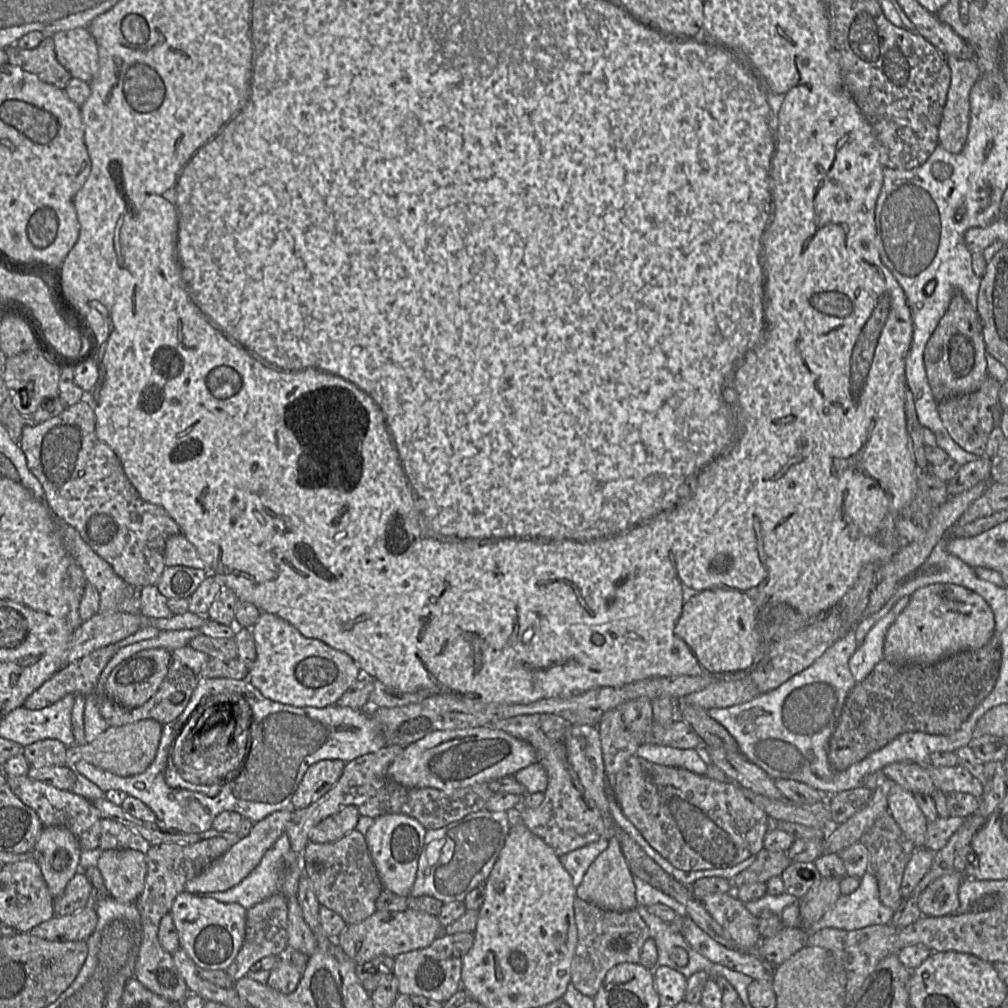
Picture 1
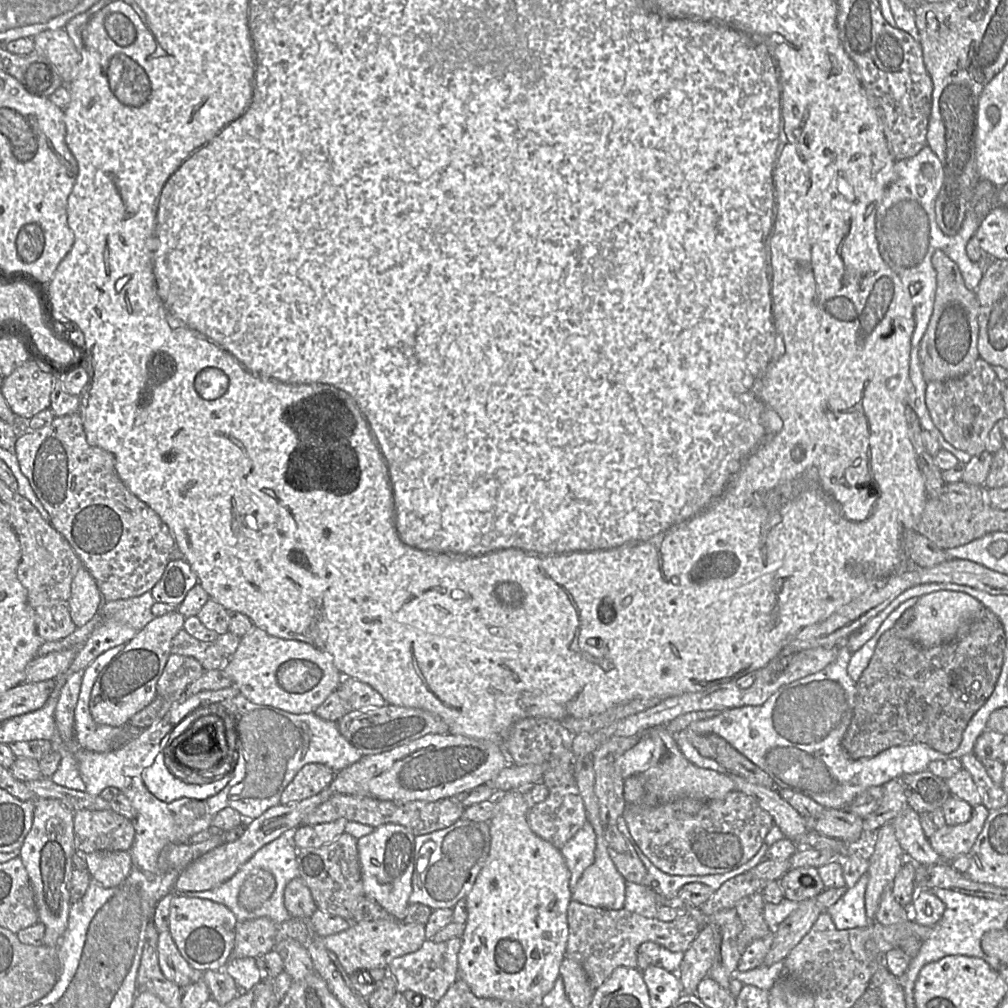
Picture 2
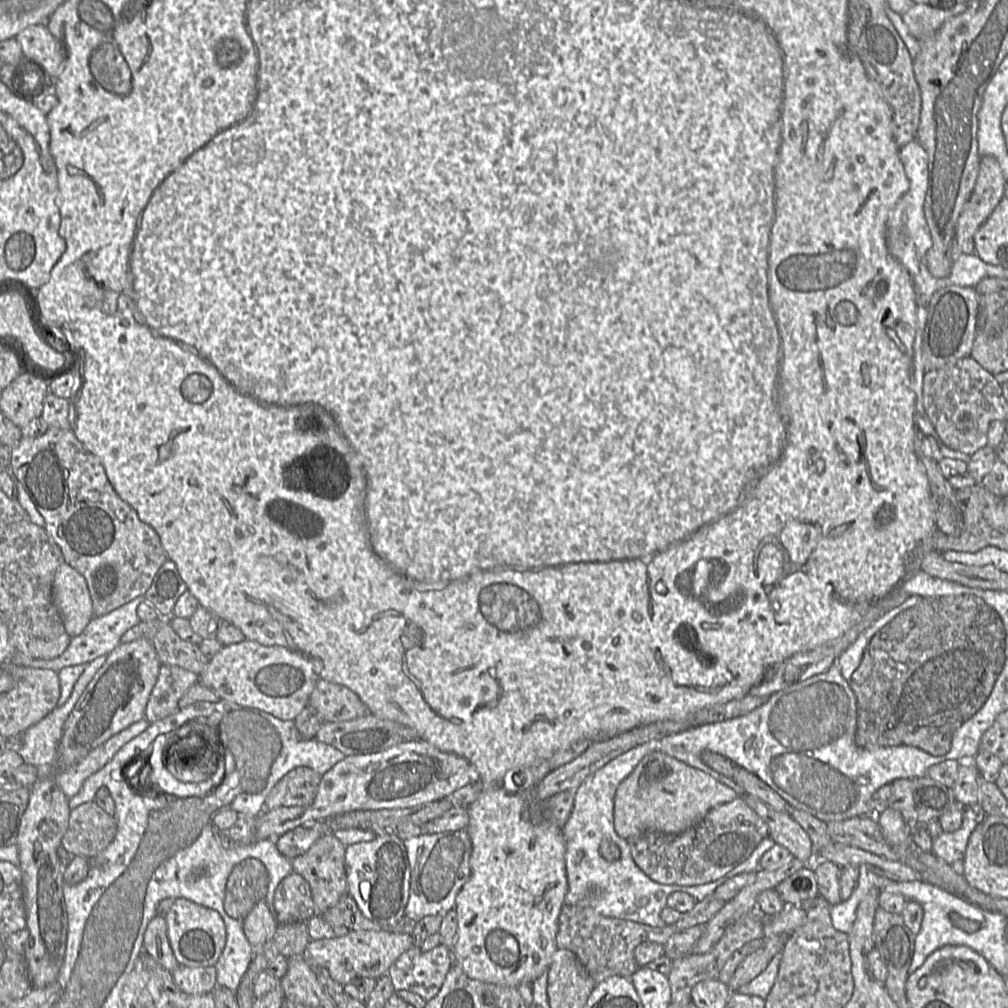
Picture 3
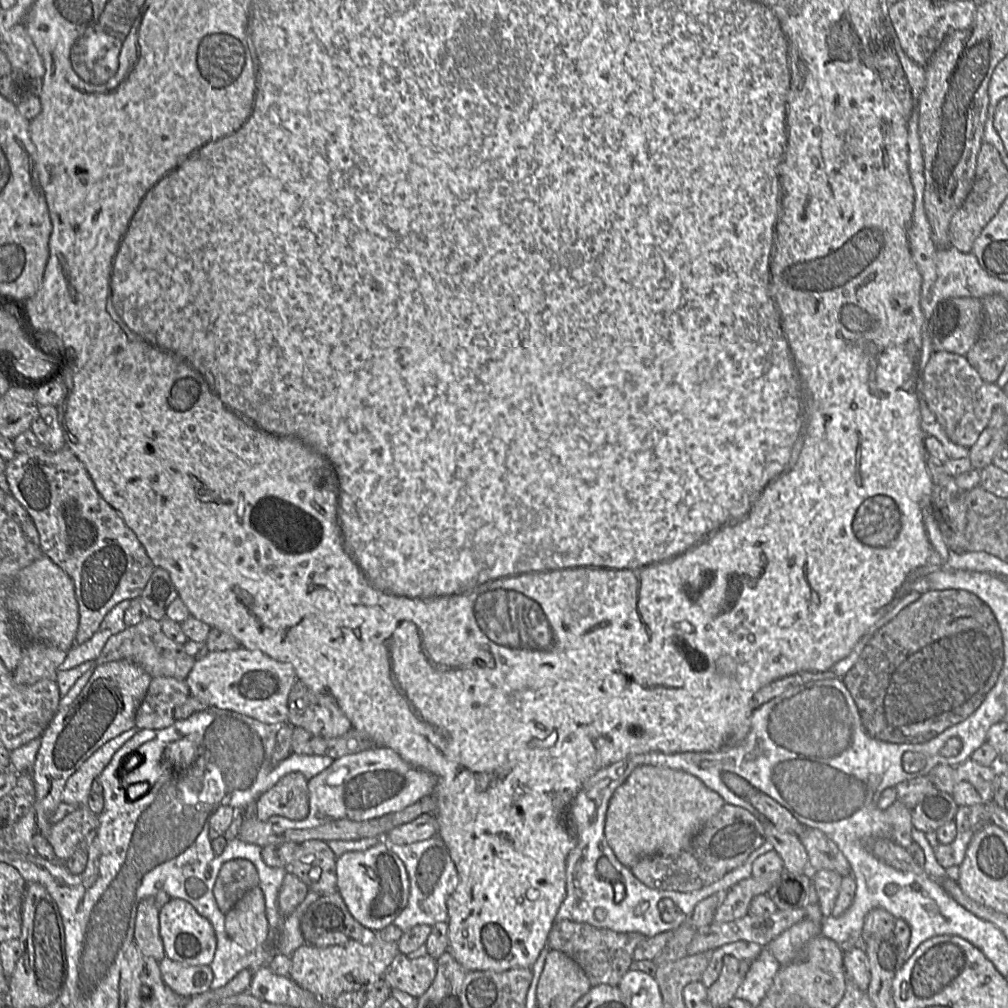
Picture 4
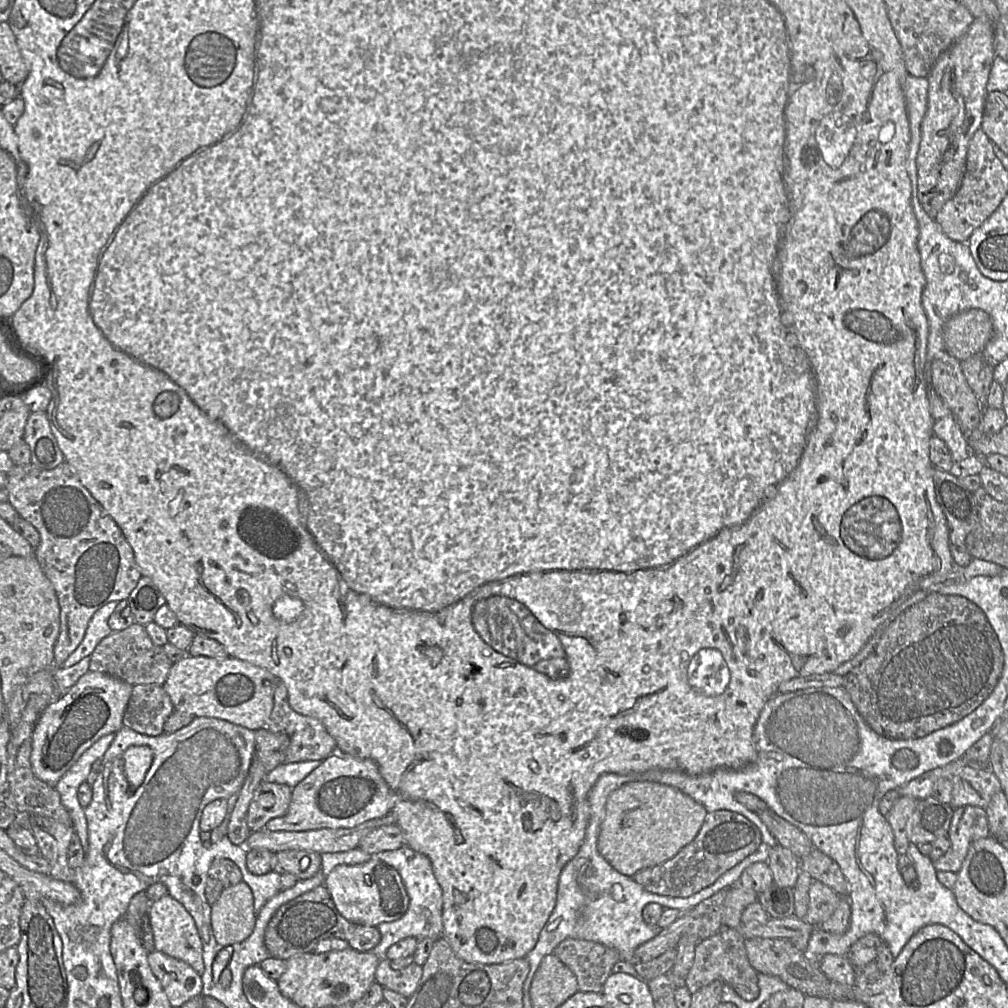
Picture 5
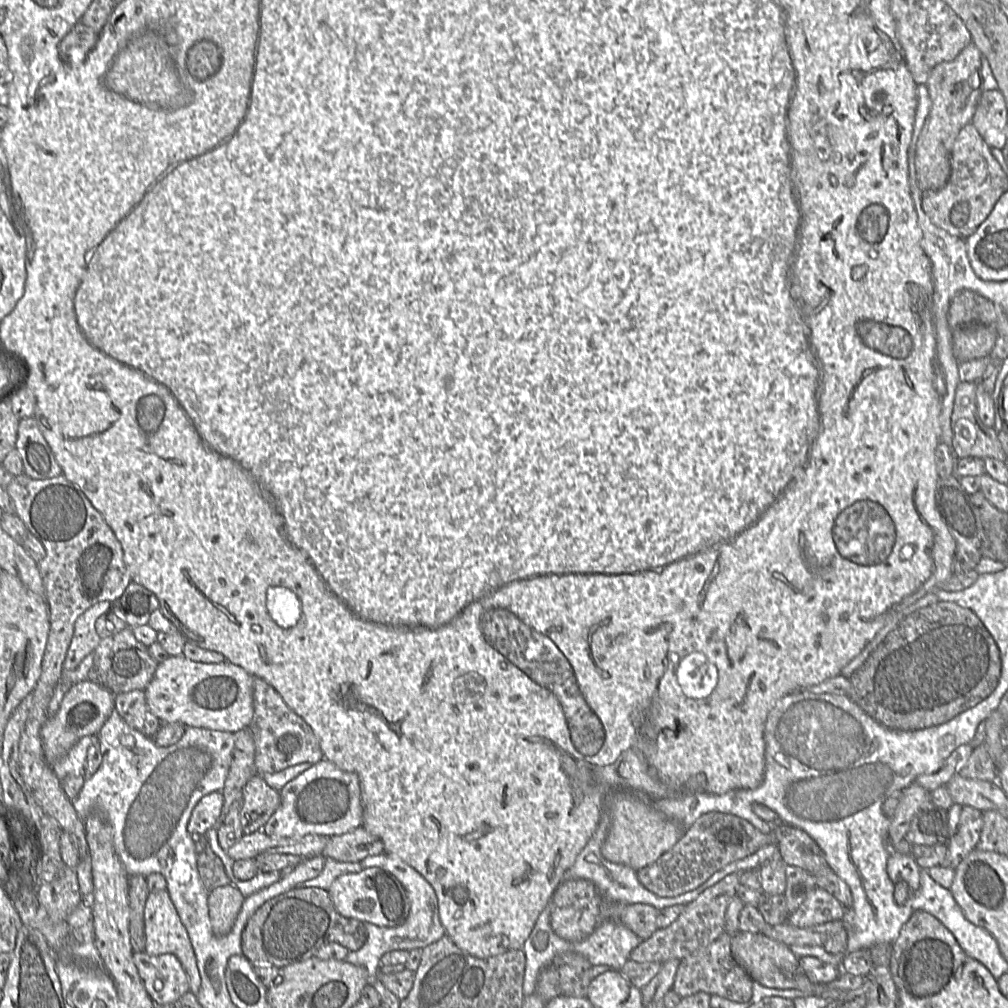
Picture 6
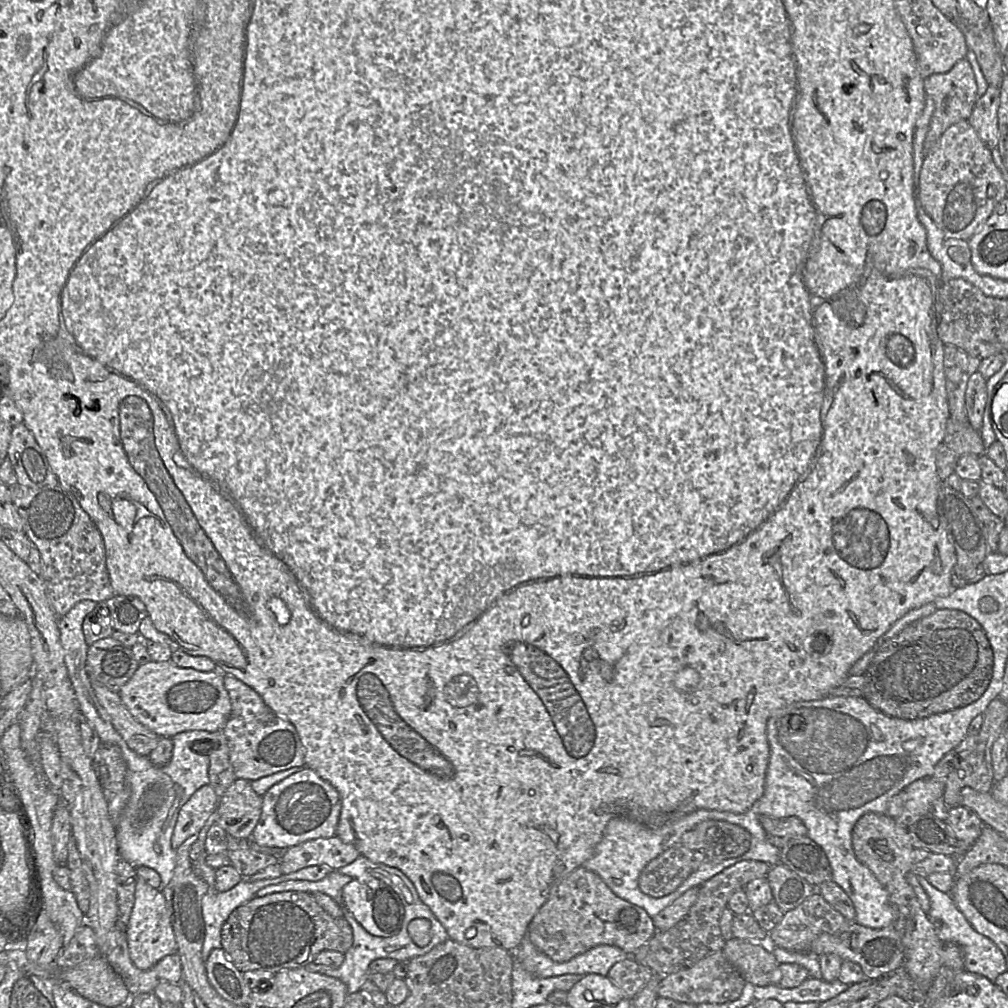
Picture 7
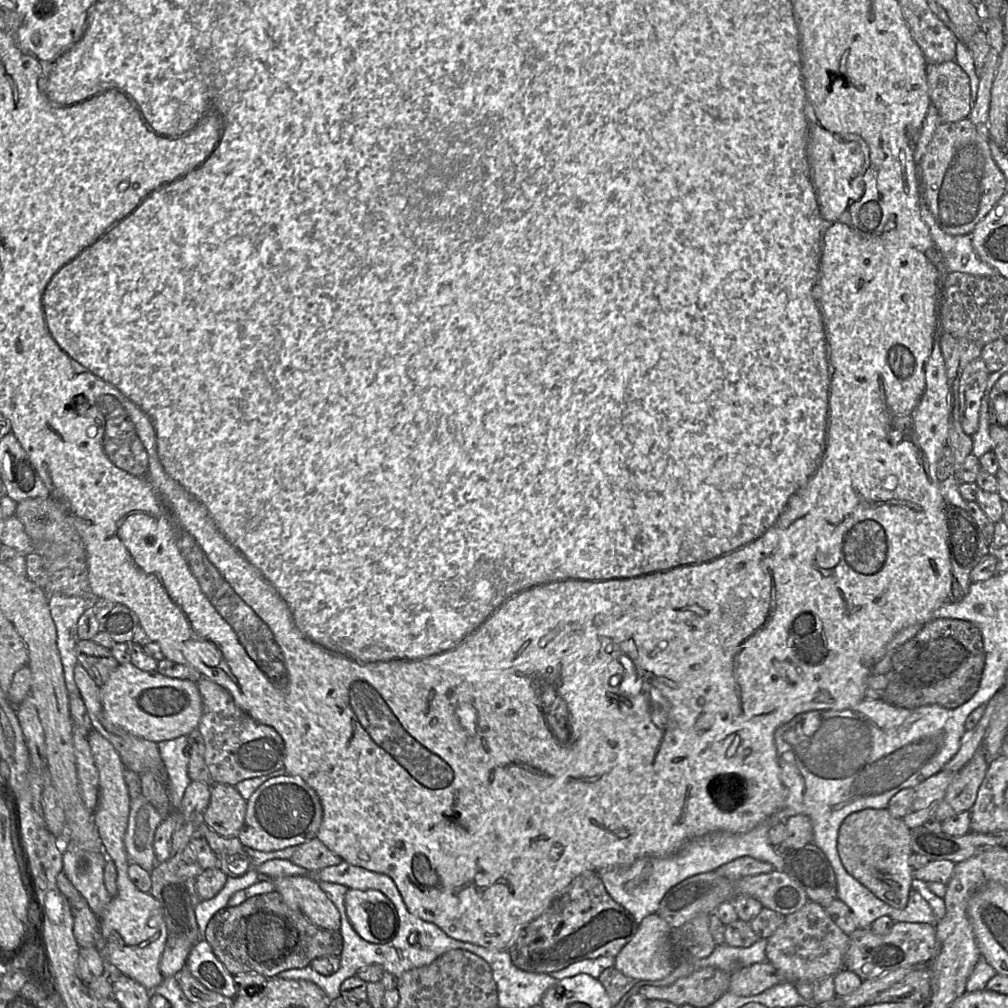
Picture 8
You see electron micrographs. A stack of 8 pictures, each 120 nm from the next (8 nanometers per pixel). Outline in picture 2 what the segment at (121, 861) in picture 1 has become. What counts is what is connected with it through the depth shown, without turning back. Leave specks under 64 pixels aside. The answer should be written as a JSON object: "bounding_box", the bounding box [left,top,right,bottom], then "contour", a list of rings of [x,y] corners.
{"bounding_box":[87,851,132,888],"contour":[[[98,851],[87,854],[87,871],[92,880],[105,888],[122,883],[131,871],[132,860],[129,851]]]}

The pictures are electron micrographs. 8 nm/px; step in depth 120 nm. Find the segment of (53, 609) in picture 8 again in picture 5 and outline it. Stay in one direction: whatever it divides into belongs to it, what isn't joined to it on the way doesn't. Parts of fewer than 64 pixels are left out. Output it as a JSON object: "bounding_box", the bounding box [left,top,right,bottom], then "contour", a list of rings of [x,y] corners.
{"bounding_box":[61,601,118,668],"contour":[[[118,601],[109,602],[94,613],[88,624],[83,640],[76,650],[64,661],[61,668],[69,668],[78,663],[81,659],[91,656],[99,642],[112,633],[108,625],[108,619],[116,609],[118,603]]]}

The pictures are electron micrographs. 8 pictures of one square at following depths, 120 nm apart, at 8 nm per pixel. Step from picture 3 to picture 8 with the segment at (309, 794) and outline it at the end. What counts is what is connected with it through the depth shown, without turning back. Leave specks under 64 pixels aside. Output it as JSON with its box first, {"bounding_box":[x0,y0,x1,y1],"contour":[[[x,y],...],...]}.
{"bounding_box":[200,784,247,837],"contour":[[[214,784],[210,792],[209,805],[200,818],[218,835],[237,837],[244,825],[247,800],[235,786]]]}

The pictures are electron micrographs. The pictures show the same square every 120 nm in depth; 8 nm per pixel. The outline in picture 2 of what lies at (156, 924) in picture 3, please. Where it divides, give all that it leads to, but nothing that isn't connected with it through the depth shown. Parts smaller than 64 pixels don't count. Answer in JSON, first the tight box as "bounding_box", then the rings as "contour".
{"bounding_box":[158,931,203,987],"contour":[[[169,931],[158,936],[158,960],[162,973],[179,987],[185,987],[203,979],[203,972],[194,969],[179,952]]]}

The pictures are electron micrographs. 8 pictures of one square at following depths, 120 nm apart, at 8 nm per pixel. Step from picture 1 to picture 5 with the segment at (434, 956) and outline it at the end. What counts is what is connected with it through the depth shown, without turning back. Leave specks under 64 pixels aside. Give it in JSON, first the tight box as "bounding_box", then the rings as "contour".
{"bounding_box":[375,958,423,998],"contour":[[[383,958],[377,966],[375,981],[403,996],[410,998],[416,991],[423,974],[423,966],[413,962],[409,966],[394,970],[391,960]]]}

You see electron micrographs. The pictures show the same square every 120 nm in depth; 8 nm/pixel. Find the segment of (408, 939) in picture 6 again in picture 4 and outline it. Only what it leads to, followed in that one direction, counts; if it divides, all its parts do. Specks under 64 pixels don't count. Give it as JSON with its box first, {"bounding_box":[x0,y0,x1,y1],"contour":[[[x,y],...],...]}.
{"bounding_box":[390,835,459,932],"contour":[[[434,835],[411,844],[390,845],[390,847],[404,862],[410,883],[408,904],[393,921],[393,924],[406,932],[419,924],[434,926],[438,922],[447,922],[447,899],[455,890],[459,876],[442,838]]]}

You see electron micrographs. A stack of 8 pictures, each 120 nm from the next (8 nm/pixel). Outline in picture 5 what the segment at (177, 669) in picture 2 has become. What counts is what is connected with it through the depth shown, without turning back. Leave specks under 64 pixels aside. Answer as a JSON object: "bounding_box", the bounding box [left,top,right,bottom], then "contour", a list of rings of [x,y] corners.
{"bounding_box":[123,685,173,736],"contour":[[[135,685],[123,715],[123,726],[140,734],[158,736],[173,711],[171,699],[162,685]]]}

